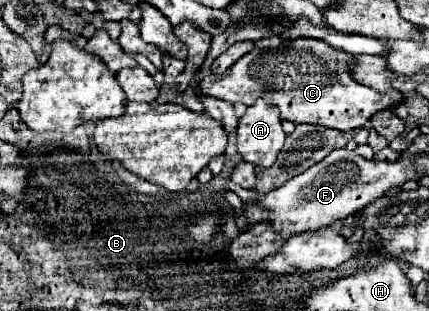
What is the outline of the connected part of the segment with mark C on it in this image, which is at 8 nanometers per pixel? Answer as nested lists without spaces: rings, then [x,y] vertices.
[[[299,39],[299,43],[293,45],[291,51],[281,51],[253,49],[251,53],[243,55],[239,63],[233,63],[221,79],[213,73],[201,79],[201,95],[243,105],[251,105],[255,103],[255,99],[263,97],[267,103],[279,107],[281,119],[287,119],[291,123],[319,123],[323,127],[339,131],[365,127],[367,119],[375,111],[389,109],[403,101],[403,93],[397,89],[379,93],[371,87],[353,81],[349,77],[349,67],[353,63],[351,55],[337,51],[335,47],[319,39]]]

